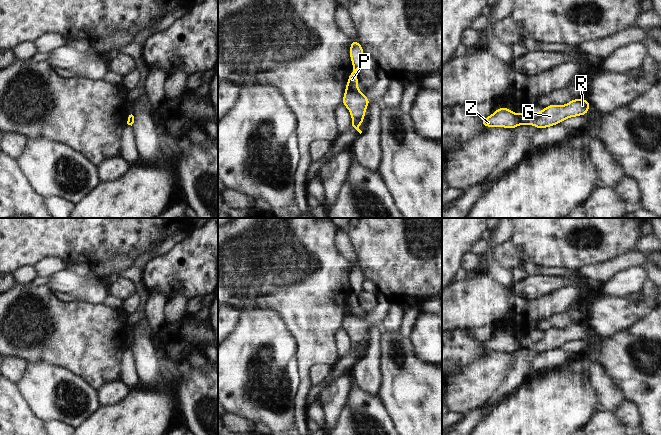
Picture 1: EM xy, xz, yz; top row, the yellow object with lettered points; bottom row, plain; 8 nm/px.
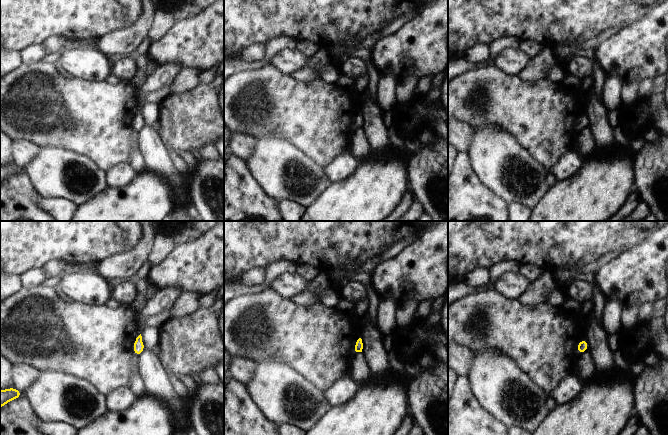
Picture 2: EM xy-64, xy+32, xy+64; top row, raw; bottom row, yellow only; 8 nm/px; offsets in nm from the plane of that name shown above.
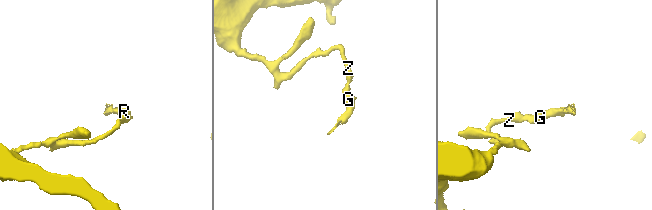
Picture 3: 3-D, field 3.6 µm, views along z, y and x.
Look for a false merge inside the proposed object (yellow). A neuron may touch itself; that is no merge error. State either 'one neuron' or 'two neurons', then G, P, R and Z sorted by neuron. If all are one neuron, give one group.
two neurons; G P R / Z

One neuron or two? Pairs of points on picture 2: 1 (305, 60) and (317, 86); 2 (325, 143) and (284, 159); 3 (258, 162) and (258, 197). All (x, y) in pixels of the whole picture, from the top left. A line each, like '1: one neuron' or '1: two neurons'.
1: two neurons
2: two neurons
3: two neurons

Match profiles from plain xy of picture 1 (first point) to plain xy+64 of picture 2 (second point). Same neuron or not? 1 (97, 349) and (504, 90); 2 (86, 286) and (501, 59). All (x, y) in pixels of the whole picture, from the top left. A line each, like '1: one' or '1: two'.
1: one
2: one

